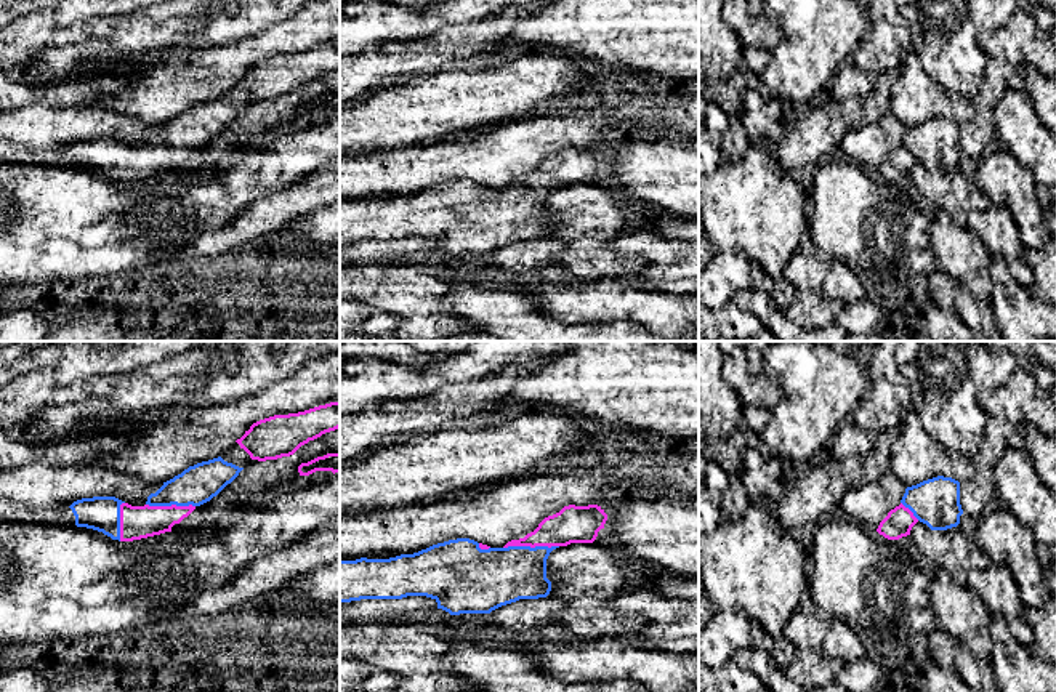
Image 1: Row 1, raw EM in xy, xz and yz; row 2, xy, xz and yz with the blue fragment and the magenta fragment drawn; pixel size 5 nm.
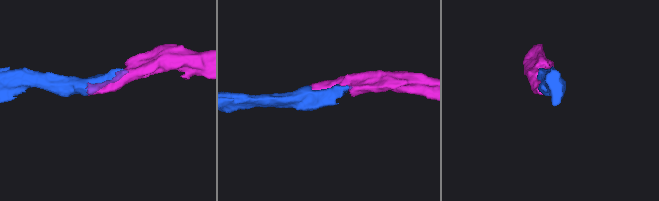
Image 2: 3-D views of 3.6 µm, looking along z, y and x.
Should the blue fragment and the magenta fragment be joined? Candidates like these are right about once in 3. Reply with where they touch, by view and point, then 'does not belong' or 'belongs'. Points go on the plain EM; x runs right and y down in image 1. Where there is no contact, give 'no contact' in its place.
meets blue in xz at (529, 188); belongs

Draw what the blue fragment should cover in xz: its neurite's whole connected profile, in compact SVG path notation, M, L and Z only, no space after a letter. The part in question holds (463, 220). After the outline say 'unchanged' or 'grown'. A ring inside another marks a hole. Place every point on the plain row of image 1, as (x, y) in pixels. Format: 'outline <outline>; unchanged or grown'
outline M598 146L564 147L545 159L524 179L511 181L503 189L490 189L470 179L457 179L433 186L413 195L389 200L340 202L340 245L361 240L402 240L426 237L437 243L437 250L450 256L490 255L519 240L546 239L551 223L546 219L546 200L559 187L570 184L593 184L604 170L607 155Z; grown

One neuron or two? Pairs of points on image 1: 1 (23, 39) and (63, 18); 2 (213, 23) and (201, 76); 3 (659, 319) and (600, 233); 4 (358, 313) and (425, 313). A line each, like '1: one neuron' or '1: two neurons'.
1: two neurons
2: two neurons
3: two neurons
4: two neurons

